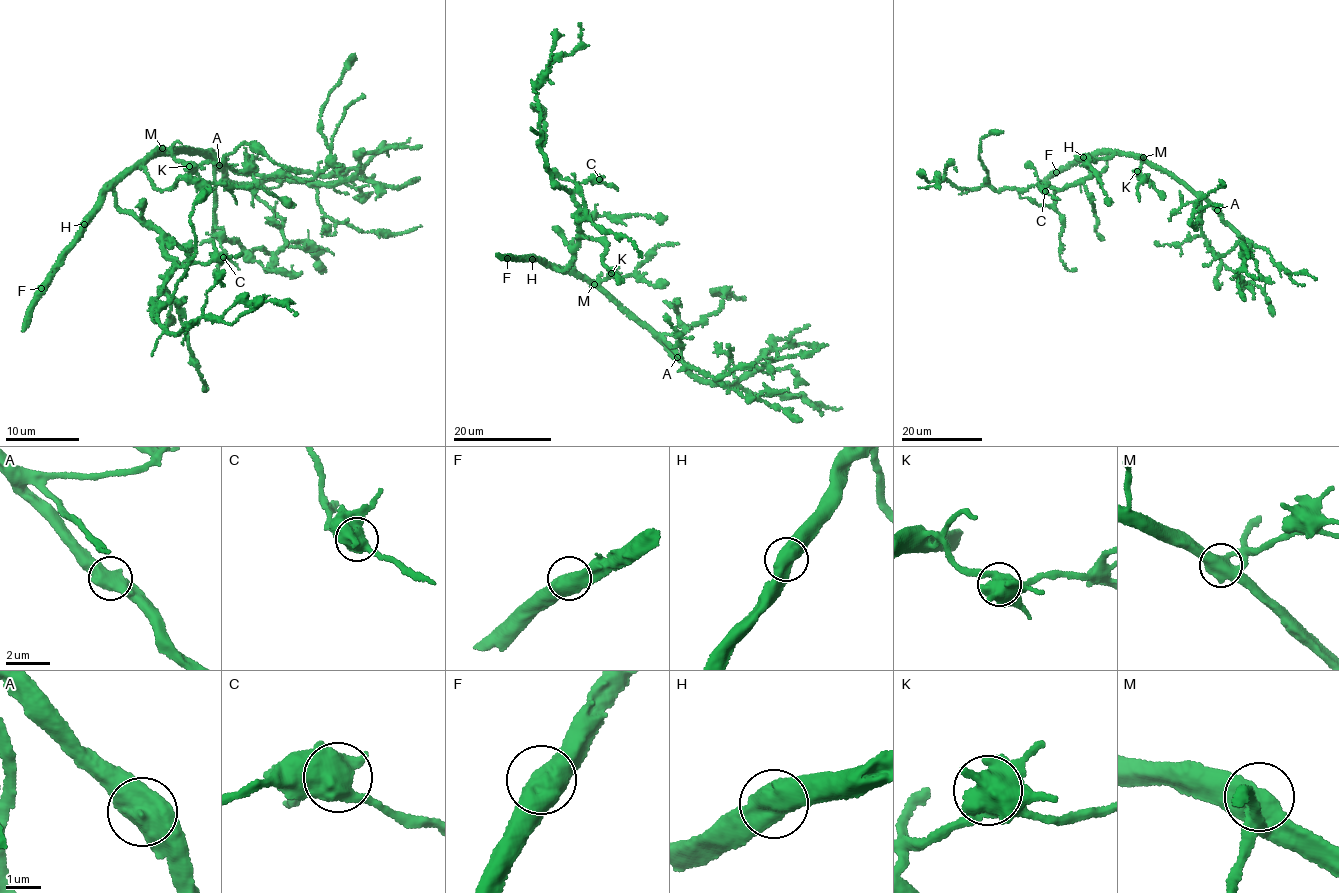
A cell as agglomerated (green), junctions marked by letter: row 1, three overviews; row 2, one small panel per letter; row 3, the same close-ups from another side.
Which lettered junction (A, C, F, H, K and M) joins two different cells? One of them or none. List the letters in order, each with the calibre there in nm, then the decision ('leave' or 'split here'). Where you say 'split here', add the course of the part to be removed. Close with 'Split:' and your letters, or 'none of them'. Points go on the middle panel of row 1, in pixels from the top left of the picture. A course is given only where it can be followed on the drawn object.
A: 800 nm thick; leave
C: 650 nm thick; leave
F: 650 nm thick; leave
H: 650 nm thick; leave
K: 700 nm thick; leave
M: 600 nm thick; leave
Split: none of them

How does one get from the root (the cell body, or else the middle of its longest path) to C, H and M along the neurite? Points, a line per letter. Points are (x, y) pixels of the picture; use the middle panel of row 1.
C: (558, 269), (555, 267), (559, 272), (568, 265), (578, 244), (582, 209), (573, 192), (579, 184), (599, 179)
H: (558, 269), (532, 259)
M: (558, 269), (578, 273), (594, 284)

